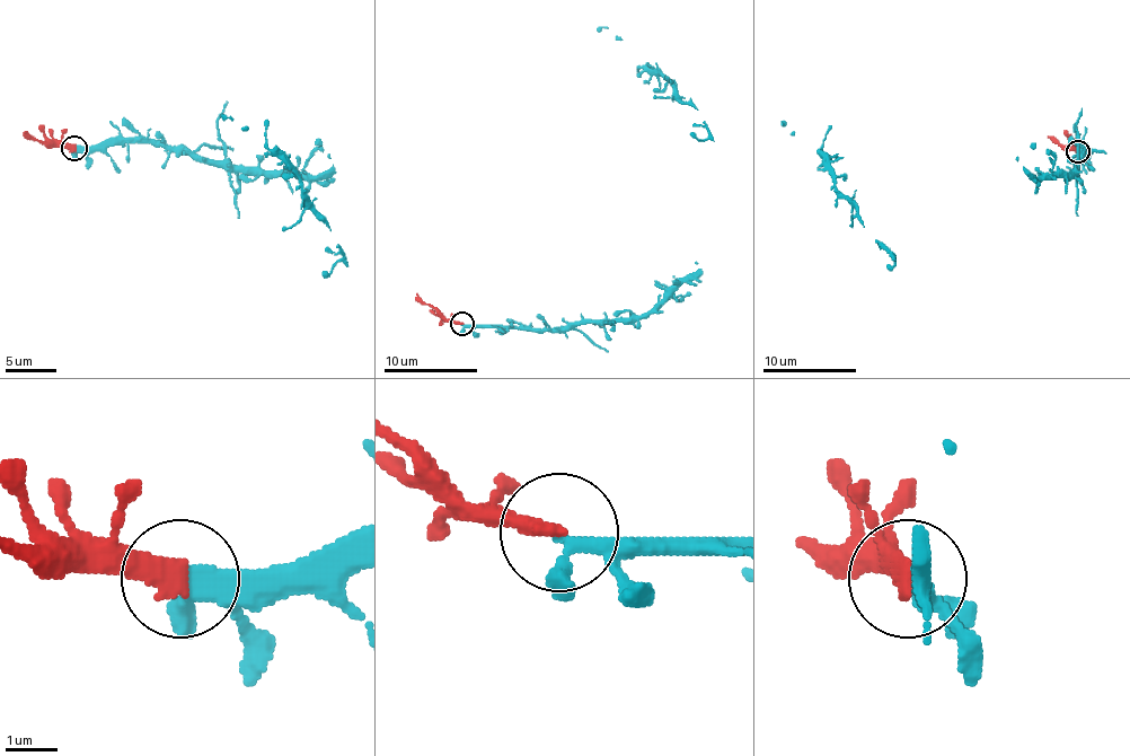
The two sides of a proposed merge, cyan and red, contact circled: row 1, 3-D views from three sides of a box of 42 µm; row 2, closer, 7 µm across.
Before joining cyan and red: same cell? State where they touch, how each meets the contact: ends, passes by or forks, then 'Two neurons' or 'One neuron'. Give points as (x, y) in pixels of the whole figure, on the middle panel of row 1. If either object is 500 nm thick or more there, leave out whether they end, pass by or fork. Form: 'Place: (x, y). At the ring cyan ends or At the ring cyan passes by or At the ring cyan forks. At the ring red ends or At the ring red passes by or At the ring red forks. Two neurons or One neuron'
Place: (462, 324). At the ring cyan passes by. At the ring red ends. One neuron

